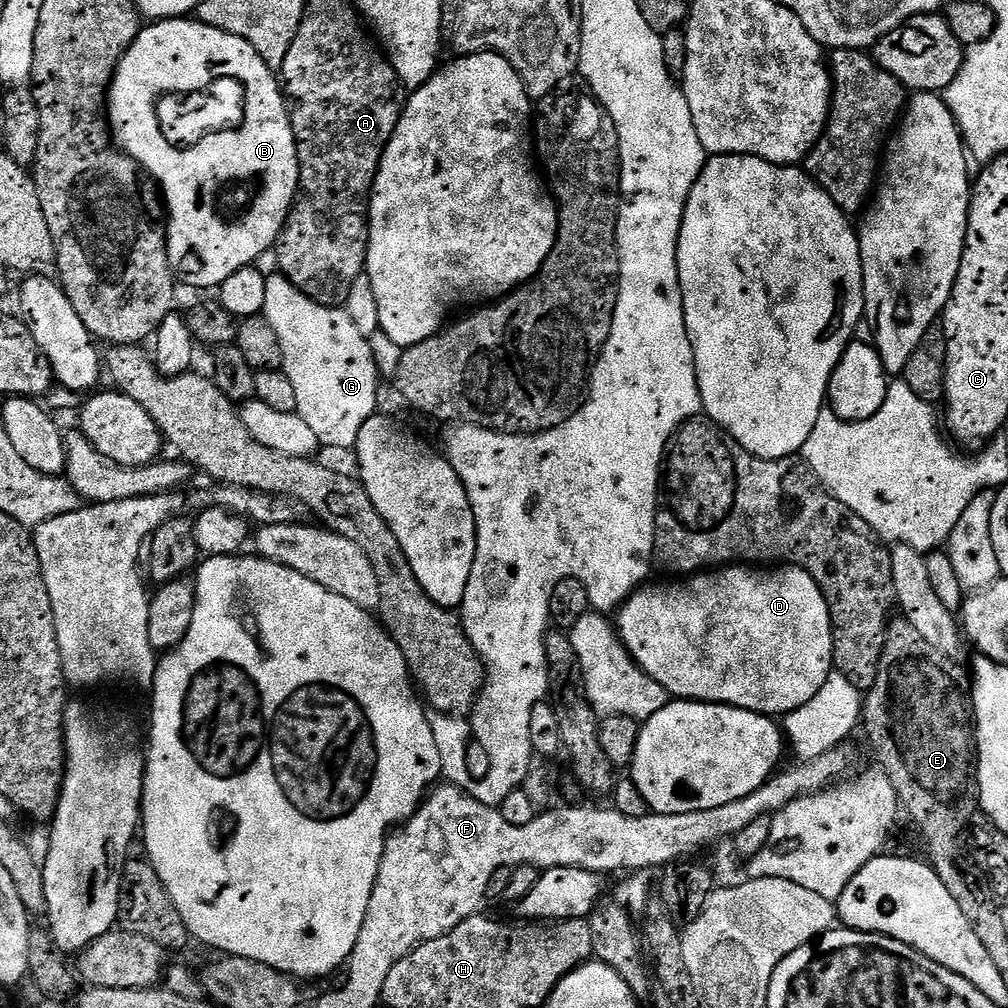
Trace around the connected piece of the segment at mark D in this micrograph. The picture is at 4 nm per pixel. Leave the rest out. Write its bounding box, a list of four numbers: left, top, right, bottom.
[614,566,834,718]

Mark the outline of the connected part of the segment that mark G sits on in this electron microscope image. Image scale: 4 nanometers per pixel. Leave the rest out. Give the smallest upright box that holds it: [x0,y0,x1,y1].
[263,272,380,450]

